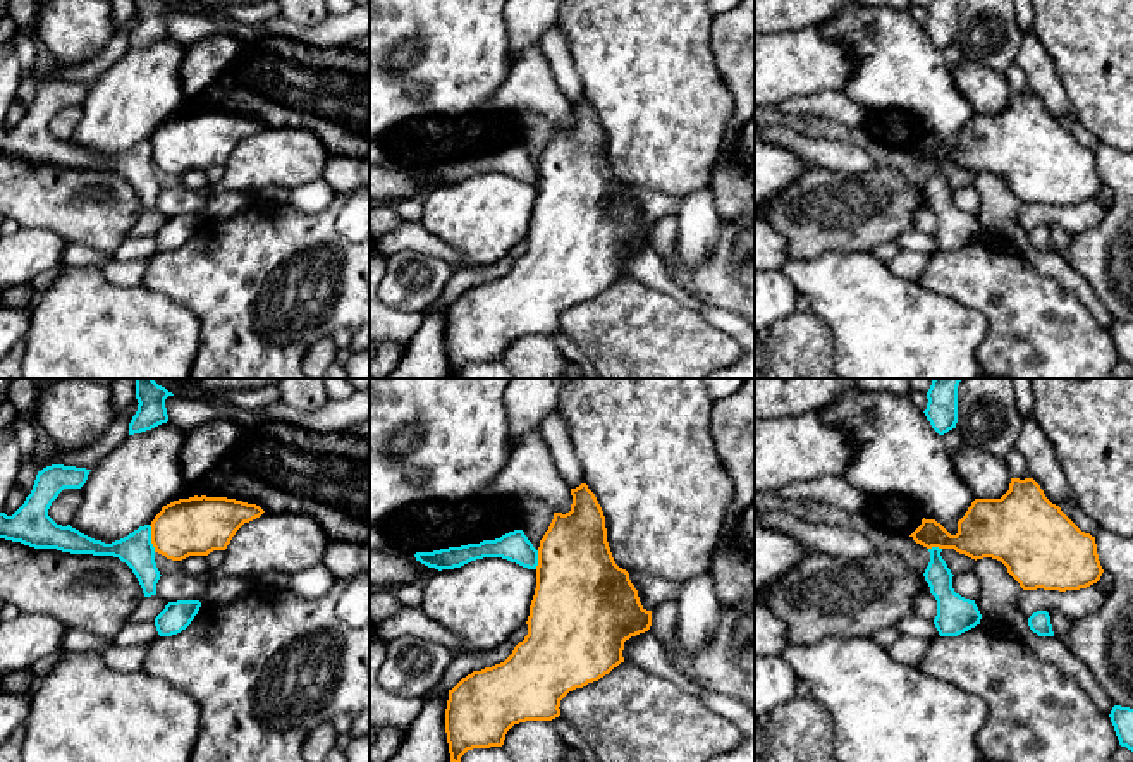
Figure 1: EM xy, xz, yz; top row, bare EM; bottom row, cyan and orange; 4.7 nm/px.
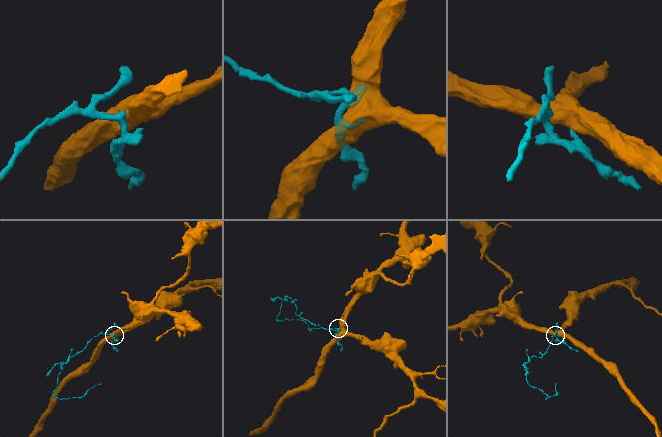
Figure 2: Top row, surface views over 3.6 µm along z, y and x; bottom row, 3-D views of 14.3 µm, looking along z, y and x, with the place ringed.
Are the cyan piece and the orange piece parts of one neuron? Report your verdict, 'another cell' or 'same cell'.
another cell

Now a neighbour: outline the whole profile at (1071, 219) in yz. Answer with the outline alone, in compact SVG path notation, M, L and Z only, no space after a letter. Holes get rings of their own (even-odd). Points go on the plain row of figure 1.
M1100 196L1080 205L1023 205L1018 213L1020 227L1028 234L1037 225L1059 225L1069 236L1097 225L1104 217Z

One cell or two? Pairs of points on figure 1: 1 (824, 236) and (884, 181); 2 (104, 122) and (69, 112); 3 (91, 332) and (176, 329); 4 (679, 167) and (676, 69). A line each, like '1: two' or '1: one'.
1: one
2: two
3: one
4: one

